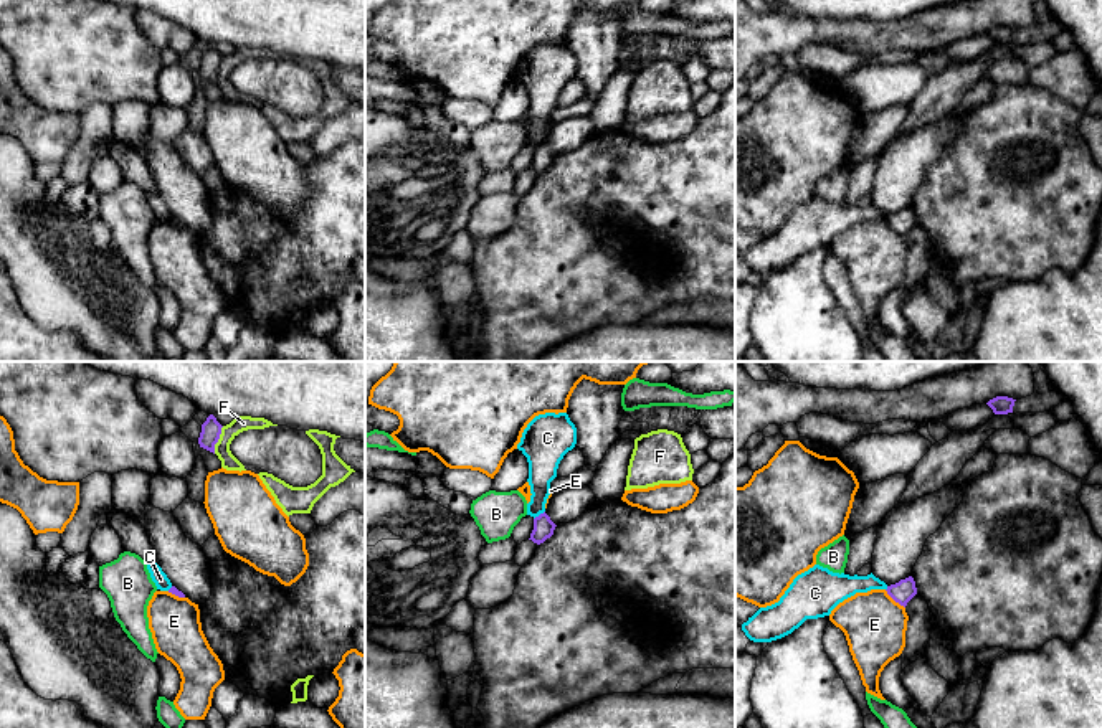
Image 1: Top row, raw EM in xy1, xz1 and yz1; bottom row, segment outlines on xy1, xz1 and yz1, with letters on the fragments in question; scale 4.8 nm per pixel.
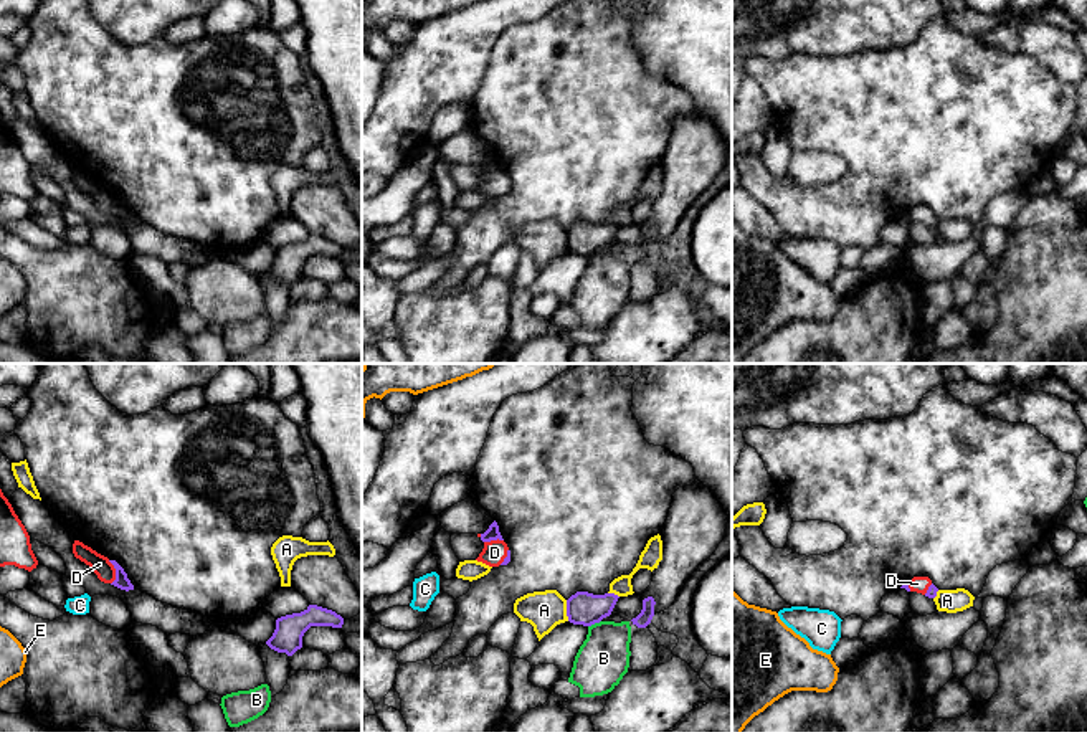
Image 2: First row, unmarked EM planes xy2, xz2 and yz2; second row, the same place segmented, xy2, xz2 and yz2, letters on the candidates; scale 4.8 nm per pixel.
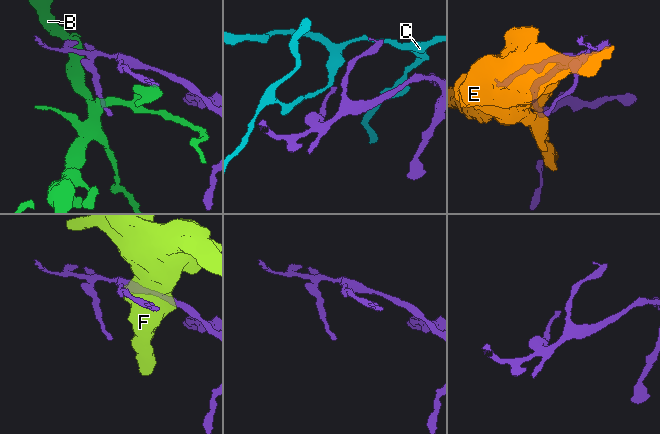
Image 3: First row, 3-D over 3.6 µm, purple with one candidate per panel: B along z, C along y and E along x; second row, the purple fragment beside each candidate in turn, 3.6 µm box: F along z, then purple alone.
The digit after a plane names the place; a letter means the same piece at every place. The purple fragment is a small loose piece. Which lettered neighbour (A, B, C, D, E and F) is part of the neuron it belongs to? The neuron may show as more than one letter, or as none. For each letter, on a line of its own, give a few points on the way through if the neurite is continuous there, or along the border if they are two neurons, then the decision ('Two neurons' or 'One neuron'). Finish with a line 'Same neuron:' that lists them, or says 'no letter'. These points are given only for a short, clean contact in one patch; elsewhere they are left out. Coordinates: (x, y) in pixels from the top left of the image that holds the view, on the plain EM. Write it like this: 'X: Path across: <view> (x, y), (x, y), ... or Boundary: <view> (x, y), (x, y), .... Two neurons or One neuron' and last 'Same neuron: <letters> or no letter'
A: Two neurons
B: Boundary: xz2 (600, 250), (588, 256). Two neurons
C: Boundary: xz1 (544, 141), (534, 149). Two neurons
D: Path across: xy2 (123, 212), (116, 202), (99, 194). One neuron
E: Two neurons
F: Two neurons
Same neuron: D

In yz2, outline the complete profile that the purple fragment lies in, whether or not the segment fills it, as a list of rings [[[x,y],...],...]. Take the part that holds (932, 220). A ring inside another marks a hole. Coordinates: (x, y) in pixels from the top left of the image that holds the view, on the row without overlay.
[[[914,207],[910,212],[904,213],[900,218],[907,221],[917,221],[928,228],[935,228],[938,218],[932,213],[928,207]]]

